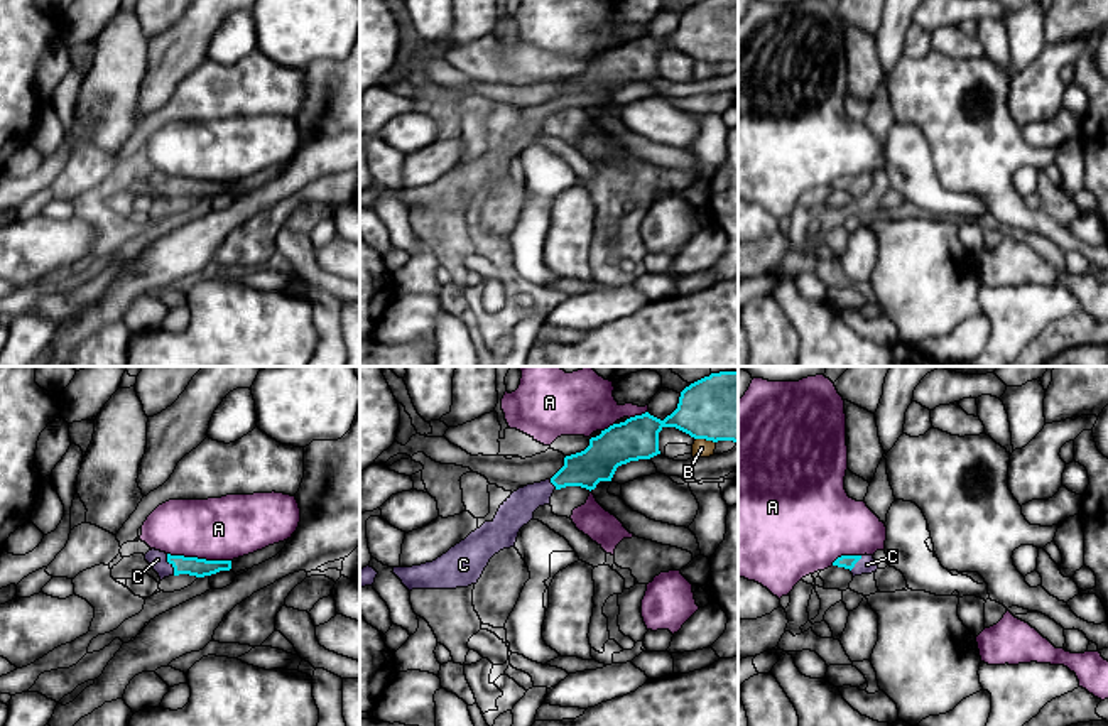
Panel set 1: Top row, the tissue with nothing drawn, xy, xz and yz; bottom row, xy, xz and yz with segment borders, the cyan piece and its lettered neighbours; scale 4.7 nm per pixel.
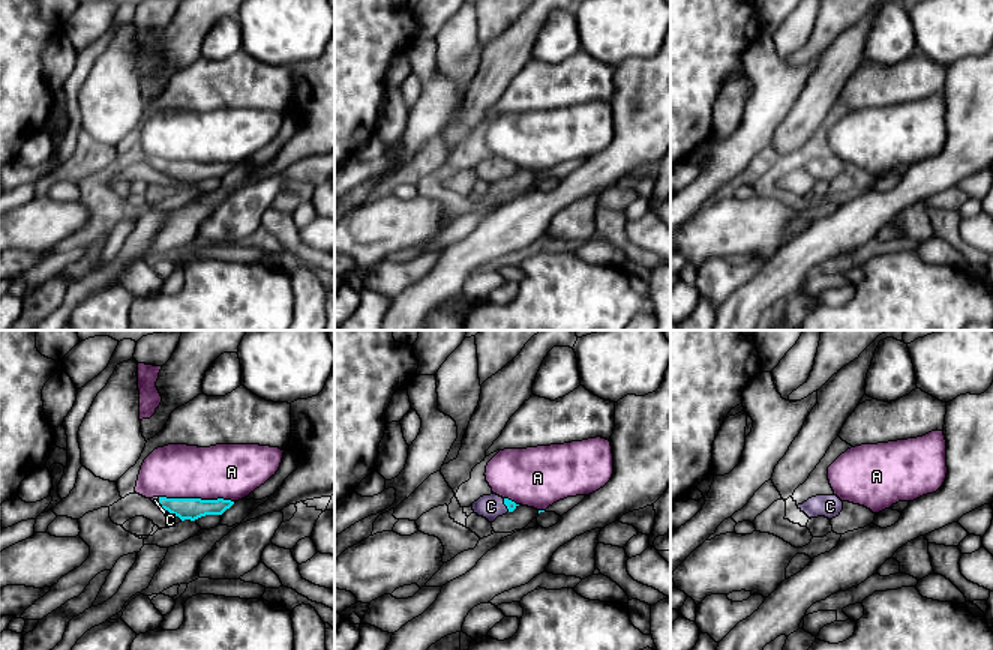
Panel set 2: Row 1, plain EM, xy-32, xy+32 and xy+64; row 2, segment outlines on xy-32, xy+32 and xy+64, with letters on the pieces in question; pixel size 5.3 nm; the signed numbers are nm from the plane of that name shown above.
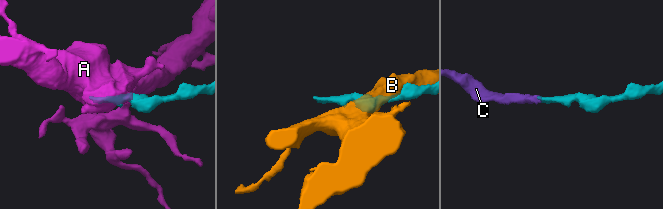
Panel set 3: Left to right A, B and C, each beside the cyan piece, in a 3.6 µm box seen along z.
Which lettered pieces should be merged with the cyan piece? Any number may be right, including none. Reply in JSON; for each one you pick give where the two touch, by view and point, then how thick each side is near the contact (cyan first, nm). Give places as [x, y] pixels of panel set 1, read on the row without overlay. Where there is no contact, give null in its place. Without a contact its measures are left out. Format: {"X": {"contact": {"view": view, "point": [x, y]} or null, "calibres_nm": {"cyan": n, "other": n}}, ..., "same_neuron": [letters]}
{"C": {"contact": {"view": "xy", "point": [171, 184]}, "calibres_nm": {"cyan": 90, "other": 90}}, "same_neuron": ["C"]}

